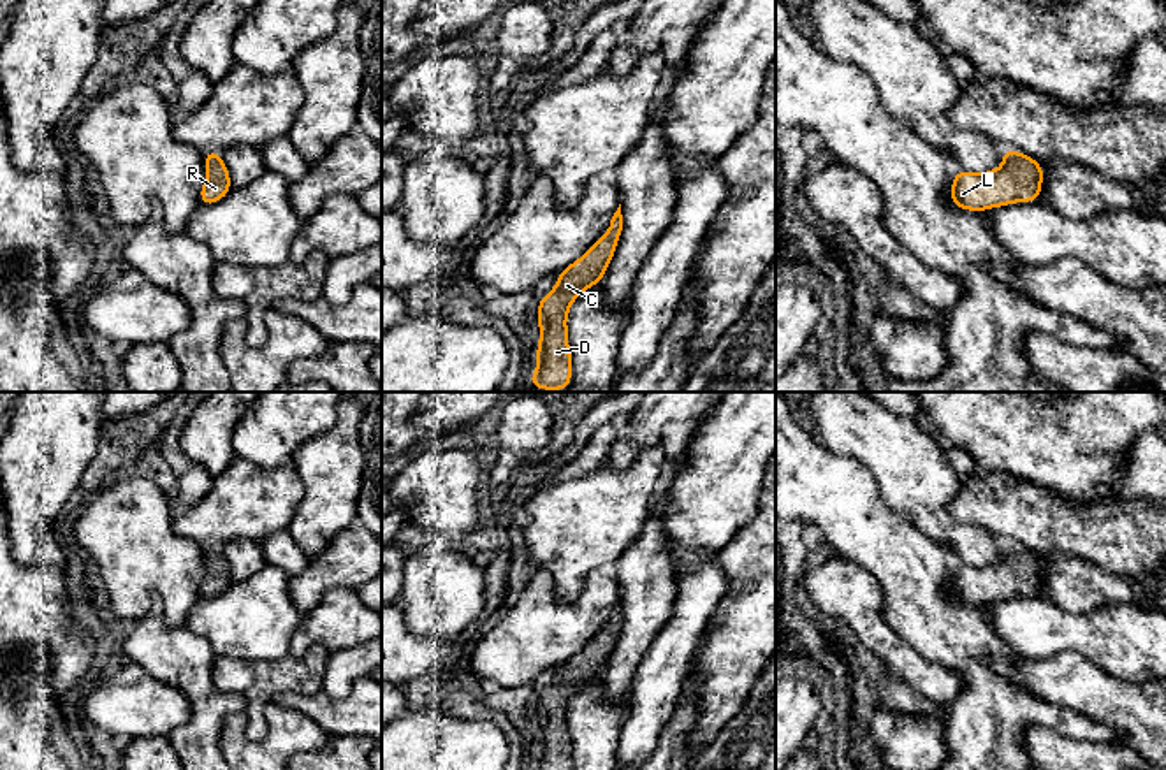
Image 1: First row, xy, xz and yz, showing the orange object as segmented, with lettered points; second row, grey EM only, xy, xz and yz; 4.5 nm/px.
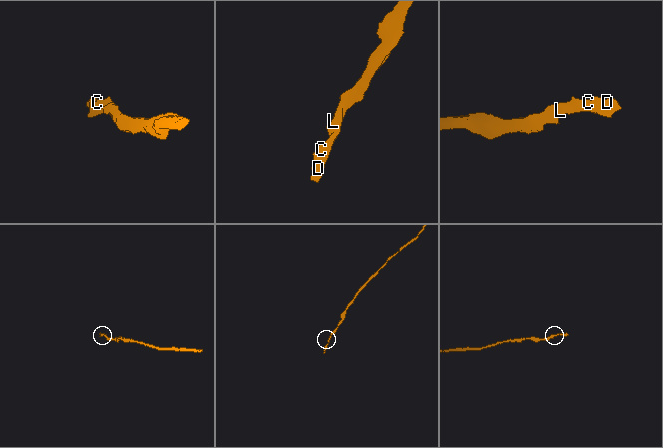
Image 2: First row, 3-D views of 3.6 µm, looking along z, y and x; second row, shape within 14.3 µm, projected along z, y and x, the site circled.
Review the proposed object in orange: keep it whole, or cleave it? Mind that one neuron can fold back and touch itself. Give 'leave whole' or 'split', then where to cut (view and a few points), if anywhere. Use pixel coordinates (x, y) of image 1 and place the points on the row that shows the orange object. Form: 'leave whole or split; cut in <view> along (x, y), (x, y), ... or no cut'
leave whole; no cut

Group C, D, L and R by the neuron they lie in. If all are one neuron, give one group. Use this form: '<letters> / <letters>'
C D L R

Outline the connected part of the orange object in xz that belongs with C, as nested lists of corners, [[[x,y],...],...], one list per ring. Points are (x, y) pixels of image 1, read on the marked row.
[[[621,204],[607,232],[575,262],[559,271],[556,287],[538,302],[540,341],[536,371],[528,385],[540,390],[566,390],[572,383],[572,350],[566,318],[573,301],[593,285],[601,283],[616,253],[623,230]]]

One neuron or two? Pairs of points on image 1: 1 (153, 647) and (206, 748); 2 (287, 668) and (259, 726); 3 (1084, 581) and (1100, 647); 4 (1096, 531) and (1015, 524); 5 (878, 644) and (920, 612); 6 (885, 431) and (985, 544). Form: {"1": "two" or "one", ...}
{"1": "one", "2": "one", "3": "two", "4": "one", "5": "two", "6": "one"}

